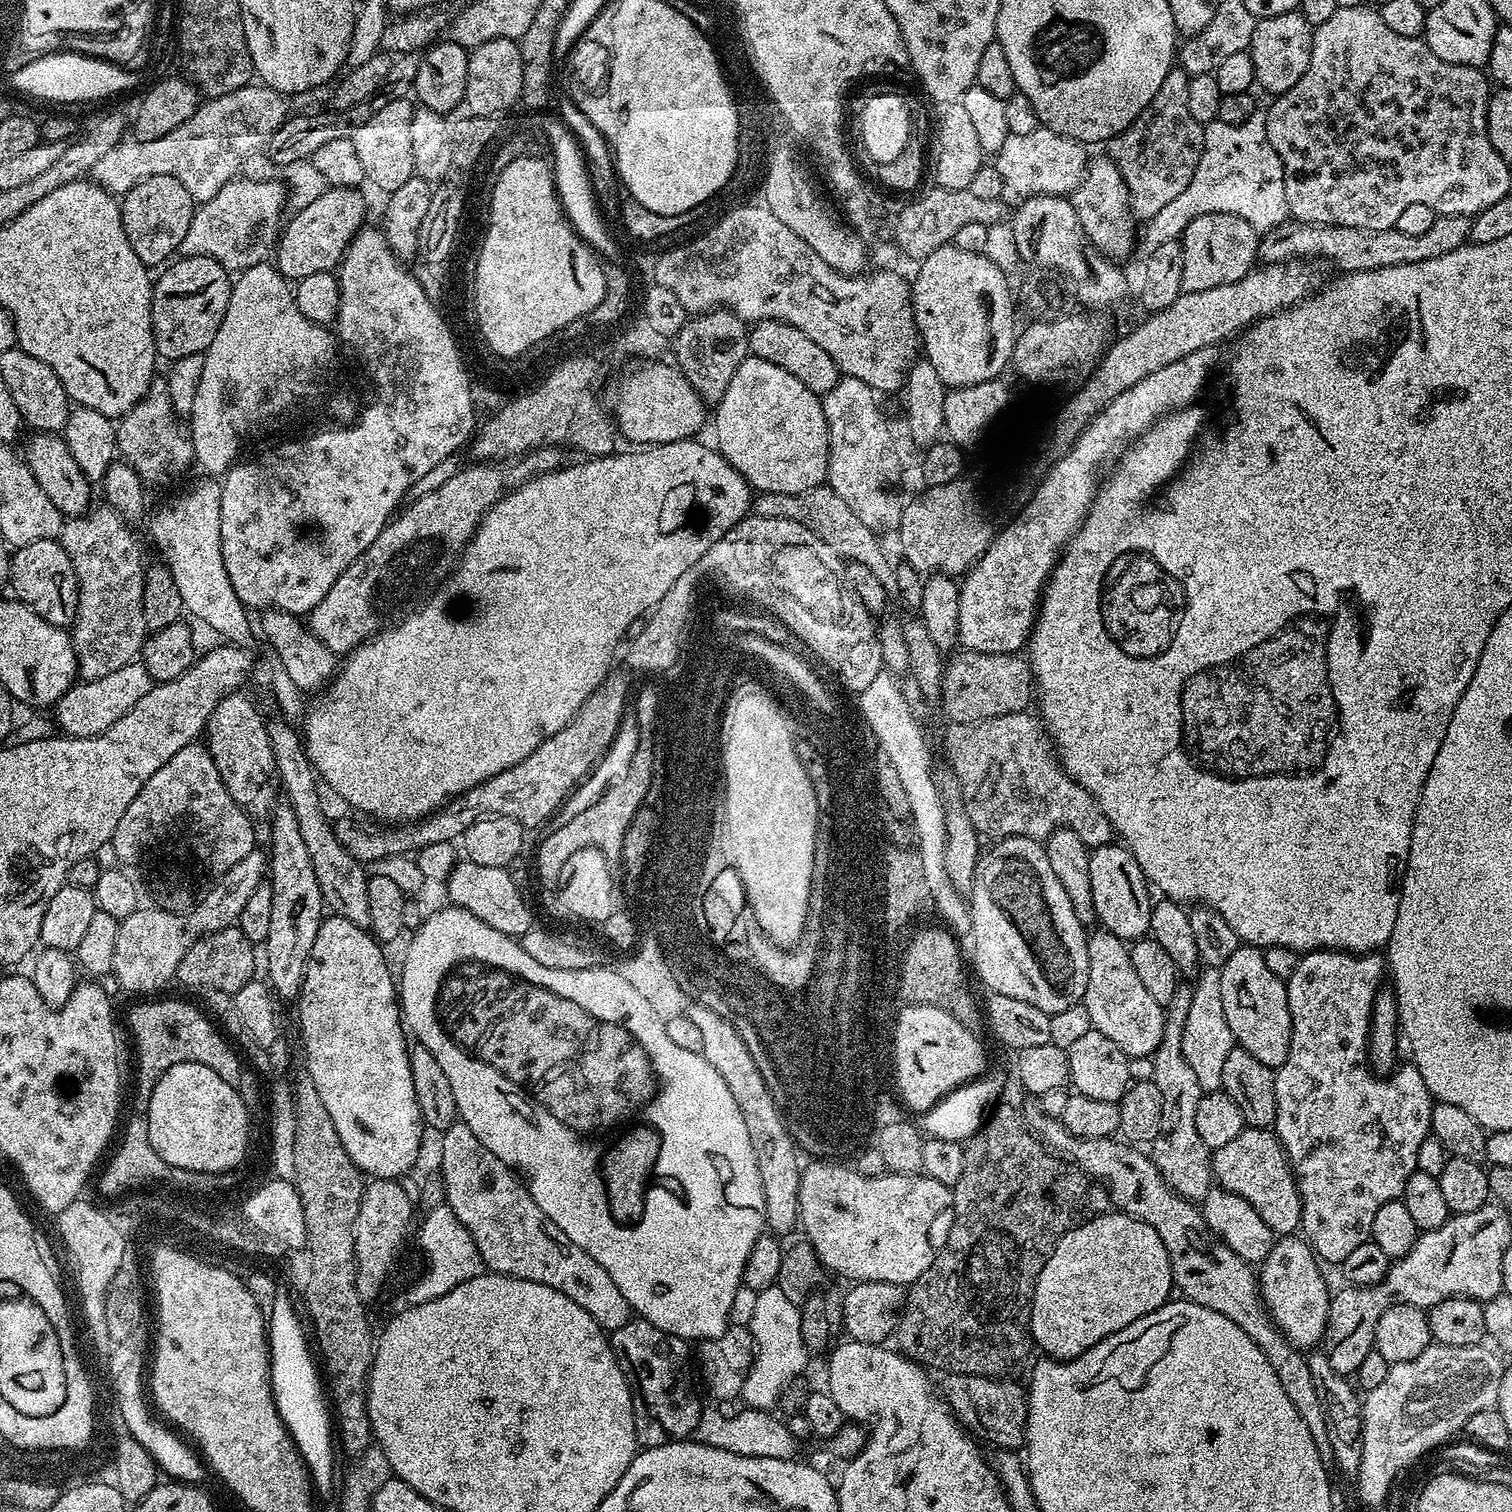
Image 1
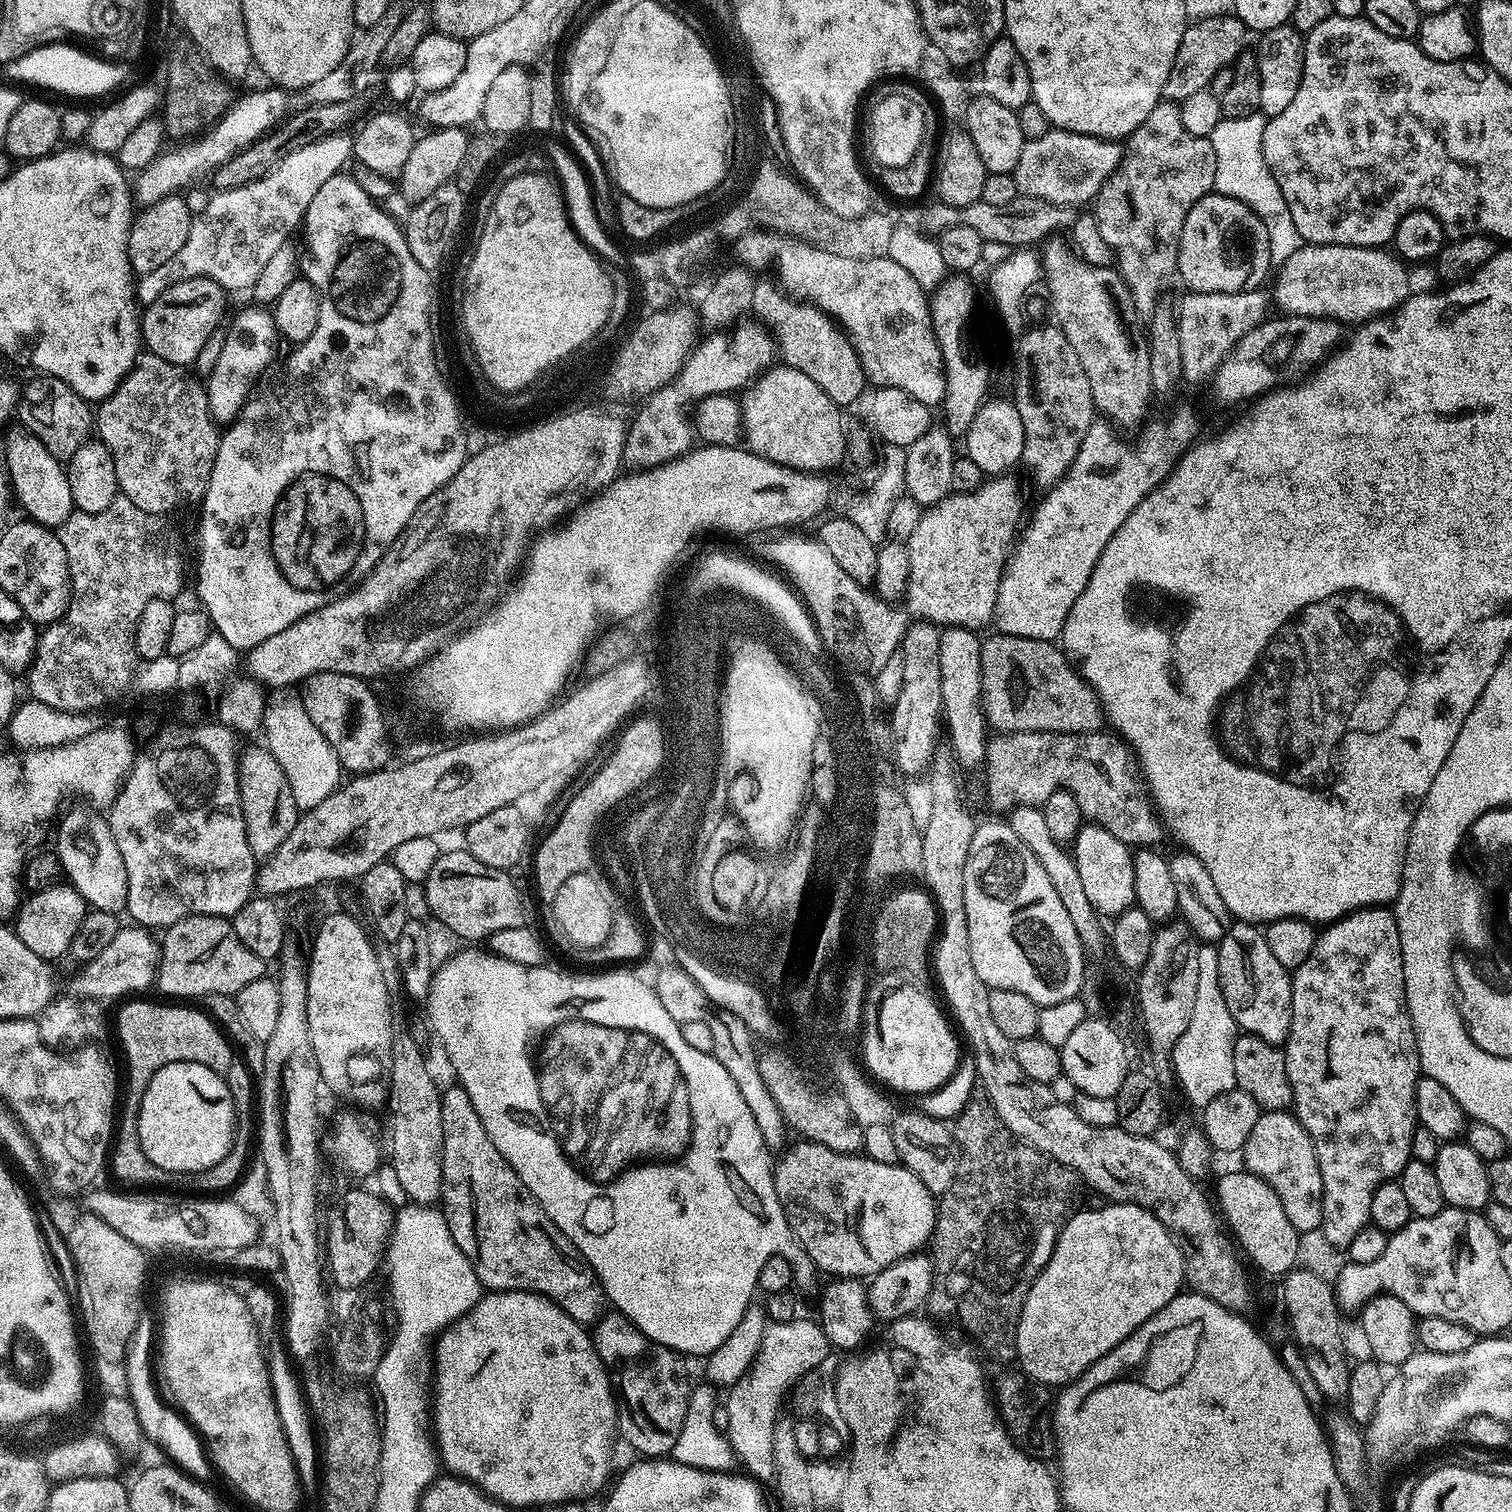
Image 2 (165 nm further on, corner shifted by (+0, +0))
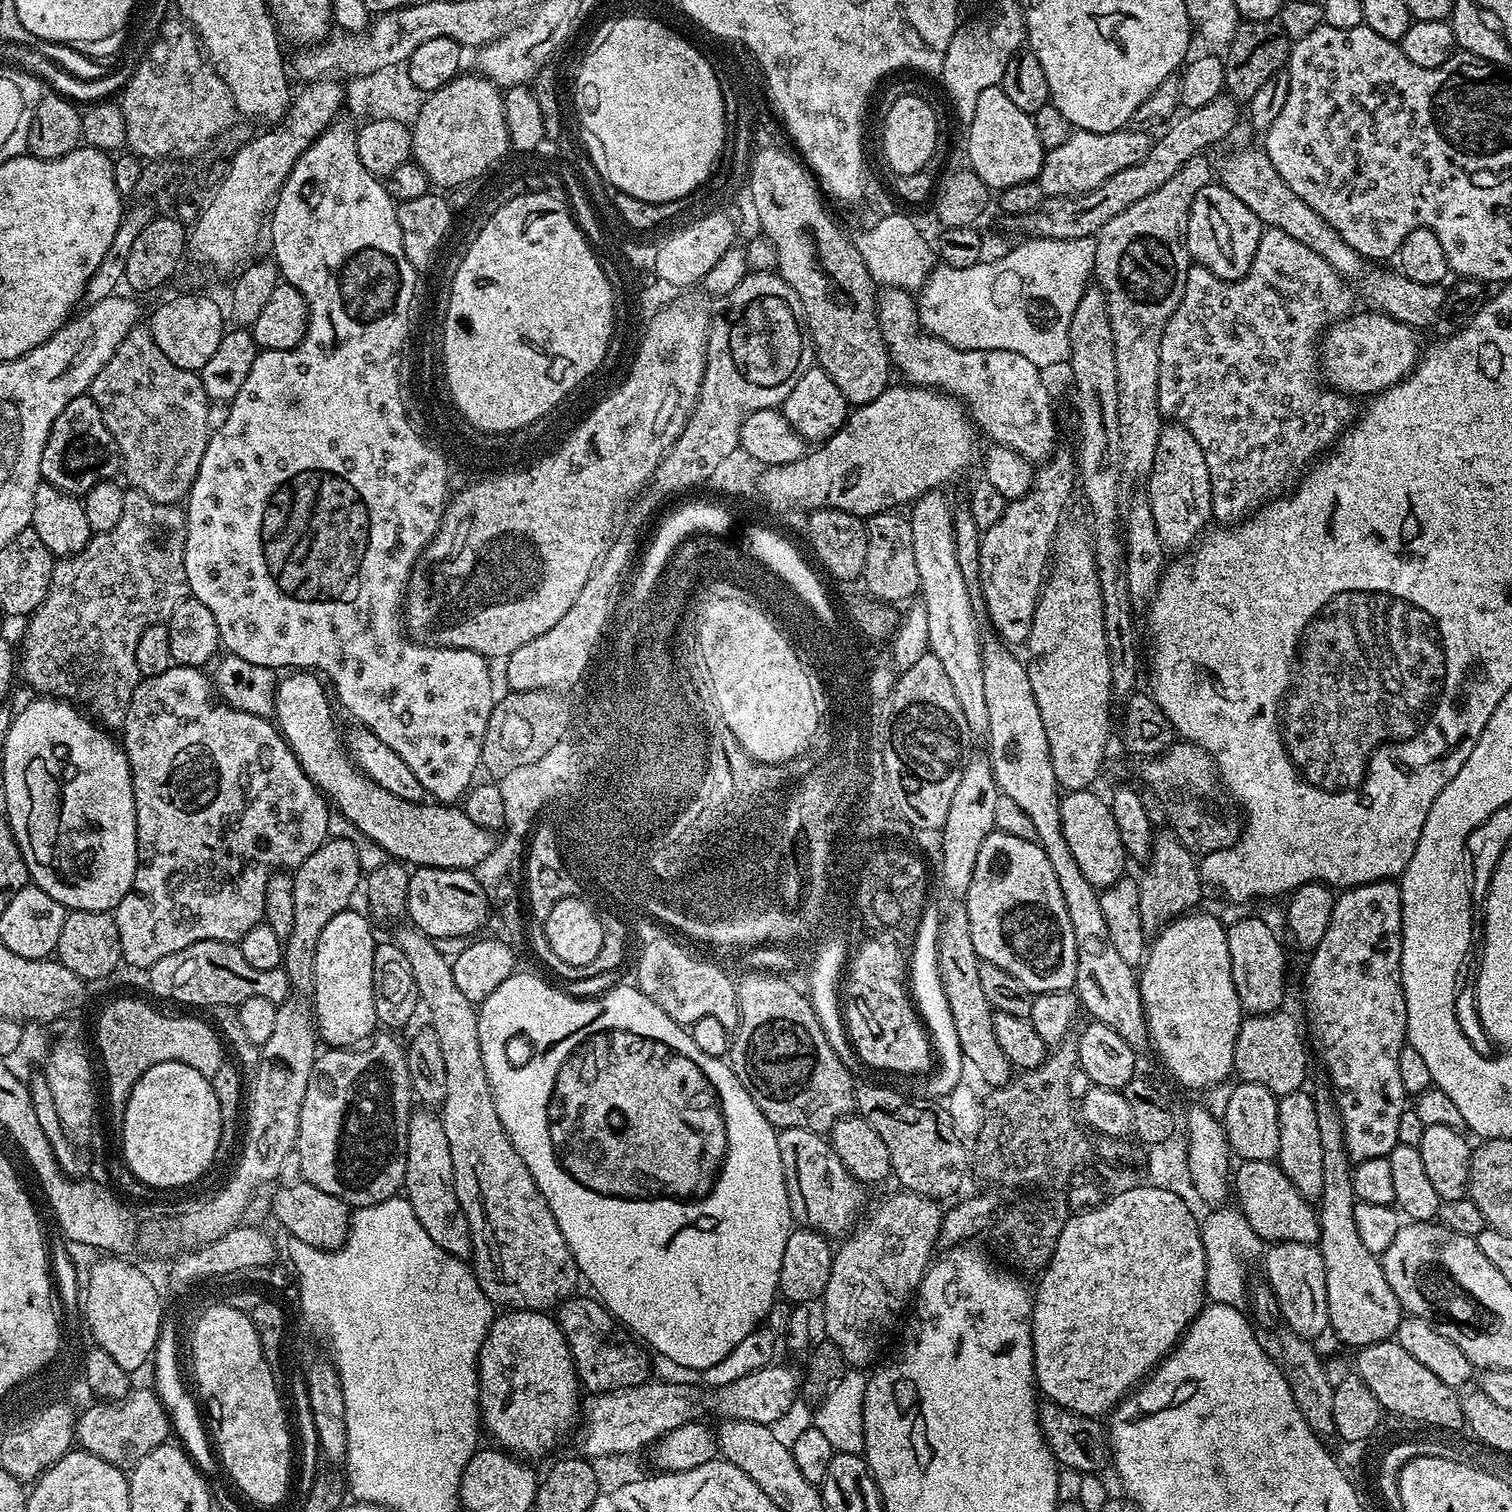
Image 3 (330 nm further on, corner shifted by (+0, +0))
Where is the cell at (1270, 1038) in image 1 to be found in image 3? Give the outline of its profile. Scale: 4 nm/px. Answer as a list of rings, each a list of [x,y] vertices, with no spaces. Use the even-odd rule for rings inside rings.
[[[1259,915],[1243,918],[1227,927],[1228,945],[1232,955],[1232,973],[1234,974],[1234,990],[1238,990],[1238,1002],[1245,1013],[1262,1016],[1271,1012],[1281,1011],[1284,1000],[1284,948],[1278,937],[1272,933],[1272,928]]]

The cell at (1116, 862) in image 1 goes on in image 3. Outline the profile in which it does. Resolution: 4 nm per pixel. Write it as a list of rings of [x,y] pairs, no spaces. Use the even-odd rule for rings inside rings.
[[[1095,791],[1069,792],[1060,797],[1060,813],[1062,814],[1062,834],[1066,834],[1066,842],[1070,846],[1070,854],[1074,854],[1082,874],[1090,878],[1090,882],[1097,890],[1108,888],[1125,875],[1124,860],[1126,853],[1122,846],[1122,838],[1118,838],[1118,825],[1114,823],[1111,803],[1100,796],[1095,796]]]

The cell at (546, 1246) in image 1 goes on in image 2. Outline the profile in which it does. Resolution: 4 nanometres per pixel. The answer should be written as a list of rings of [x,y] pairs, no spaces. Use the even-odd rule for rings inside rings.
[[[459,1086],[445,1087],[440,1101],[449,1172],[457,1173],[457,1165],[461,1163],[471,1177],[477,1232],[474,1263],[481,1285],[488,1292],[537,1292],[555,1302],[579,1324],[595,1325],[606,1311],[606,1297],[584,1255],[550,1222],[546,1210],[542,1210],[522,1178],[514,1174],[510,1162],[498,1154],[494,1142],[490,1142],[490,1134],[486,1134],[486,1126],[482,1126],[474,1110],[474,1102],[470,1102],[470,1094]]]

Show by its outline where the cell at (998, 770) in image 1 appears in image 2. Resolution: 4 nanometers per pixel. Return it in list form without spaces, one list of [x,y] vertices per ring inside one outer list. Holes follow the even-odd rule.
[[[1107,731],[1098,732],[1013,732],[1008,734],[996,734],[988,741],[988,754],[986,757],[986,769],[988,768],[988,796],[1003,810],[1011,809],[1018,804],[1034,804],[1042,806],[1050,798],[1050,794],[1054,794],[1060,788],[1068,788],[1078,798],[1078,806],[1080,807],[1081,817],[1085,821],[1095,822],[1106,830],[1110,830],[1110,834],[1114,834],[1114,838],[1118,838],[1123,844],[1133,847],[1151,847],[1158,844],[1162,838],[1162,824],[1156,814],[1157,809],[1151,800],[1141,765],[1138,763],[1137,757],[1131,747],[1119,735],[1111,734],[1107,736]]]

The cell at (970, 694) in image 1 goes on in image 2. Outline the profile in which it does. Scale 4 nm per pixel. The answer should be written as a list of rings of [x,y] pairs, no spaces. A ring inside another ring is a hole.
[[[995,635],[982,644],[982,699],[984,716],[997,733],[1098,732],[1105,727],[1106,709],[1099,693],[1053,641]]]

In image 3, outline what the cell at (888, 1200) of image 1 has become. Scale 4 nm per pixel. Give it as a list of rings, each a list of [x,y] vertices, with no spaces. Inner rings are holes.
[[[781,1128],[776,1137],[793,1221],[829,1238],[840,1238],[850,1233],[866,1208],[865,1185],[853,1178],[846,1166],[842,1166],[831,1143],[821,1133],[801,1128]]]

